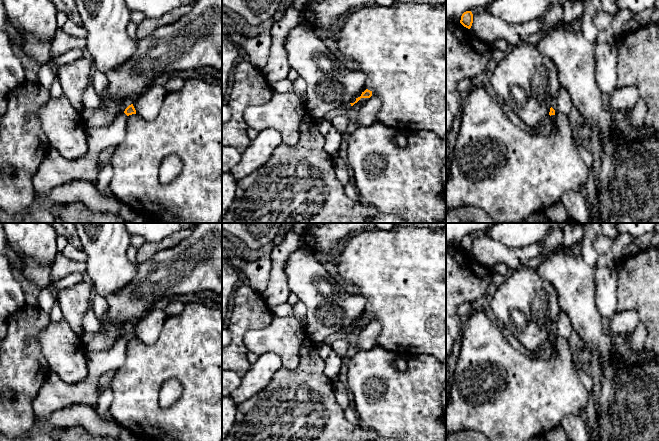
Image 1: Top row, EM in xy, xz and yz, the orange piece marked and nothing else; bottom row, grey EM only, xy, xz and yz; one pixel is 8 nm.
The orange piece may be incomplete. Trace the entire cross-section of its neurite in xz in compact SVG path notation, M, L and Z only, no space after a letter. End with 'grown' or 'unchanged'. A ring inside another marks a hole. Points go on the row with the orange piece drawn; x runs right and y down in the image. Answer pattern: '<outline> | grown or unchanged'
M366 89L364 92L362 92L361 96L356 98L356 101L354 103L347 103L341 107L344 109L350 109L355 103L357 103L361 98L370 98L372 96L372 91Z | grown

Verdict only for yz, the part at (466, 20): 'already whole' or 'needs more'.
already whole

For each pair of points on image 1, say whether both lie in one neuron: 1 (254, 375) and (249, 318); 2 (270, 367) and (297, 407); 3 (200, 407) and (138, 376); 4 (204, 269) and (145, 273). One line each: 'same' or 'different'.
1: different
2: different
3: same
4: same

